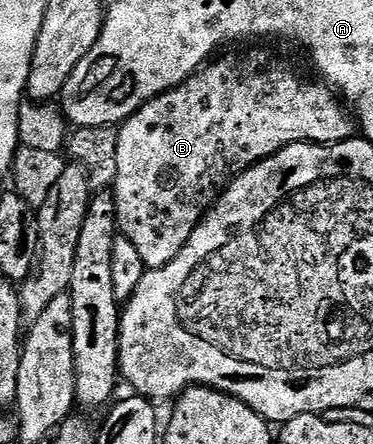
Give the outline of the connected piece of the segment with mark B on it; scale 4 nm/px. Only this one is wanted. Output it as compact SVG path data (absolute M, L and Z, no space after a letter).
M241 51L238 55L224 55L206 63L200 71L196 71L190 79L183 81L178 87L172 87L170 91L165 91L151 101L147 101L130 119L120 124L118 175L111 186L113 200L117 206L117 229L124 239L131 241L131 245L135 245L135 249L139 249L139 257L143 257L146 268L165 267L171 261L175 261L175 257L179 257L183 245L187 245L191 233L195 233L195 229L201 224L205 212L216 203L219 192L228 187L248 167L254 167L256 163L261 163L267 157L280 151L282 147L292 143L342 143L344 139L354 138L355 123L350 112L343 106L342 100L324 82L304 83L291 68L269 59L269 55L265 51Z

